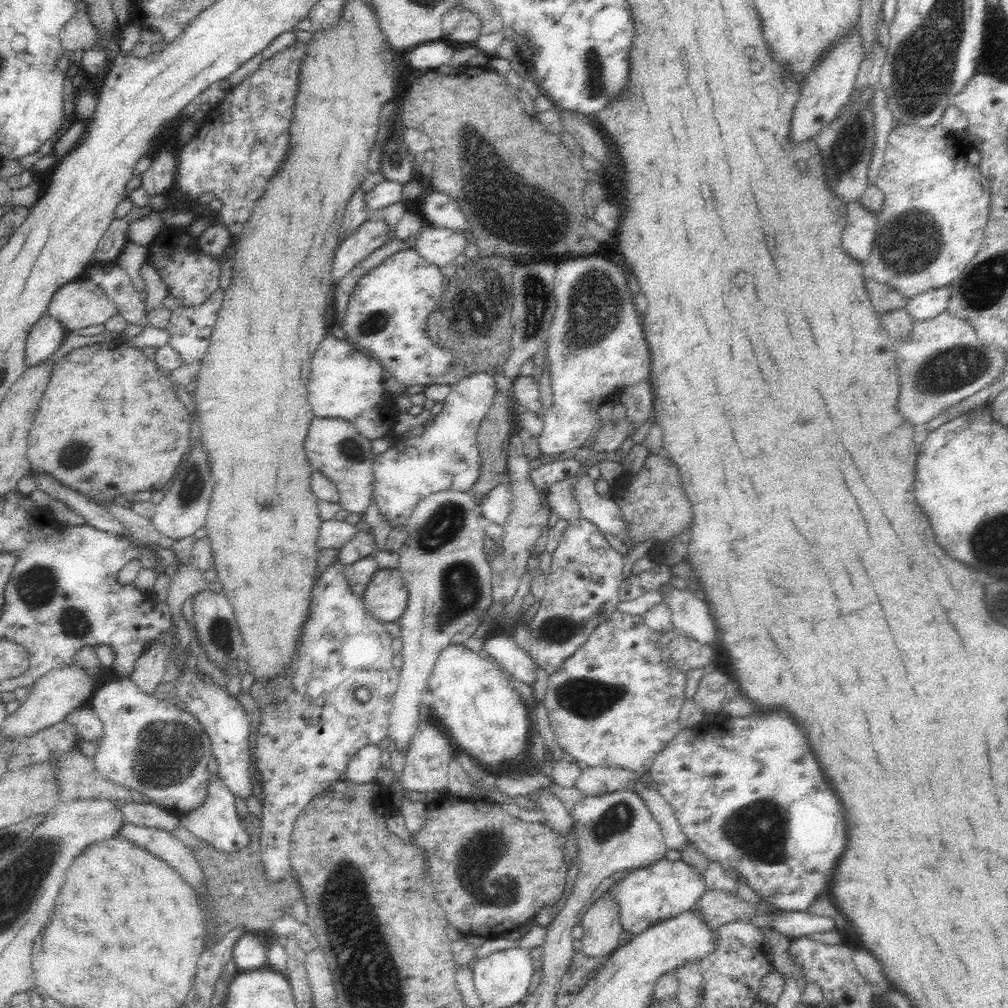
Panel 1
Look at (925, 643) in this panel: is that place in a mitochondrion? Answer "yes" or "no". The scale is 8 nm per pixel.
no

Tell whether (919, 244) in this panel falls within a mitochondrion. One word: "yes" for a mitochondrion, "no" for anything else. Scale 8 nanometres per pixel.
yes

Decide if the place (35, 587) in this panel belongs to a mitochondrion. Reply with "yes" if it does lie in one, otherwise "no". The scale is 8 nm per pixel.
yes

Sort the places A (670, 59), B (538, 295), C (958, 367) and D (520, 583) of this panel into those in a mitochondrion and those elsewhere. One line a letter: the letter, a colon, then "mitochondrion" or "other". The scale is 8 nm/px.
A: other
B: mitochondrion
C: mitochondrion
D: other

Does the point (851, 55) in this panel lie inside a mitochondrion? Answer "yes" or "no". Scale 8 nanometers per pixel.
no

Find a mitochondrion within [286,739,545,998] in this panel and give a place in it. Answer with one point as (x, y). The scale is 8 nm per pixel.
(478, 854)

